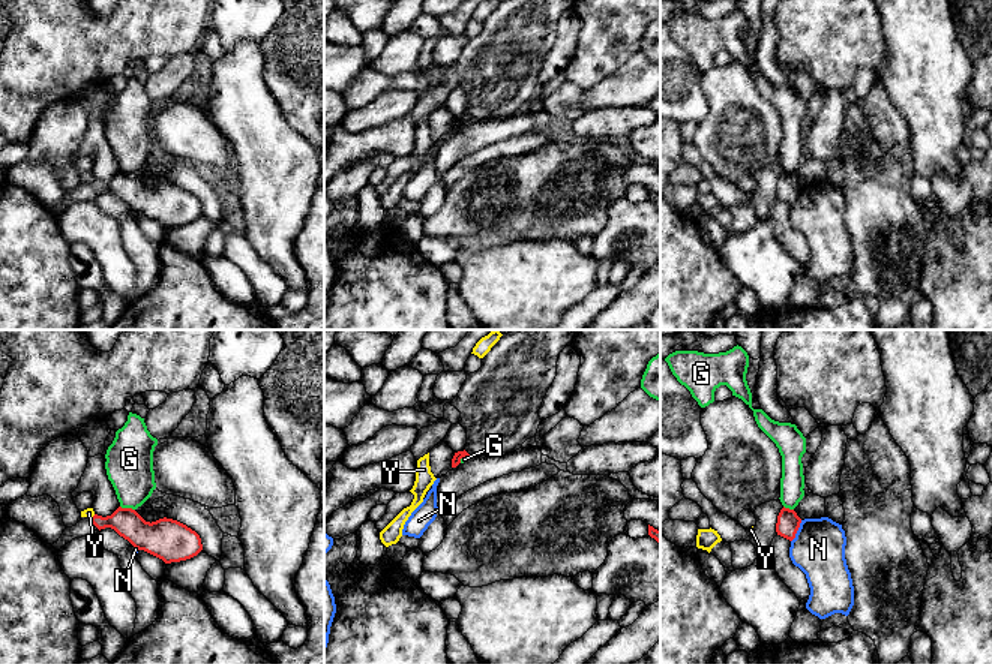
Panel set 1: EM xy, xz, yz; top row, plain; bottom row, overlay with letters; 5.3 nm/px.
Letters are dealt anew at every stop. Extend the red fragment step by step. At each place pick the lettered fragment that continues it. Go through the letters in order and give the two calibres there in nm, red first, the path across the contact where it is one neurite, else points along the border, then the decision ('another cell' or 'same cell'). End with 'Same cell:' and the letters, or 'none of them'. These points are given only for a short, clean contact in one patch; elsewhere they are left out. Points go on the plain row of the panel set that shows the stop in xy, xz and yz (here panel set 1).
G: 220 nm thick on the red side, 260 nm on the other; border along xy (120, 170), (134, 174); another cell
N: 120 nm thick on the red side, 280 nm on the other; another cell
Y: 160 nm thick on the red side, 50 nm on the other; border along xy (95, 179), (90, 183); another cell
Same cell: none of them

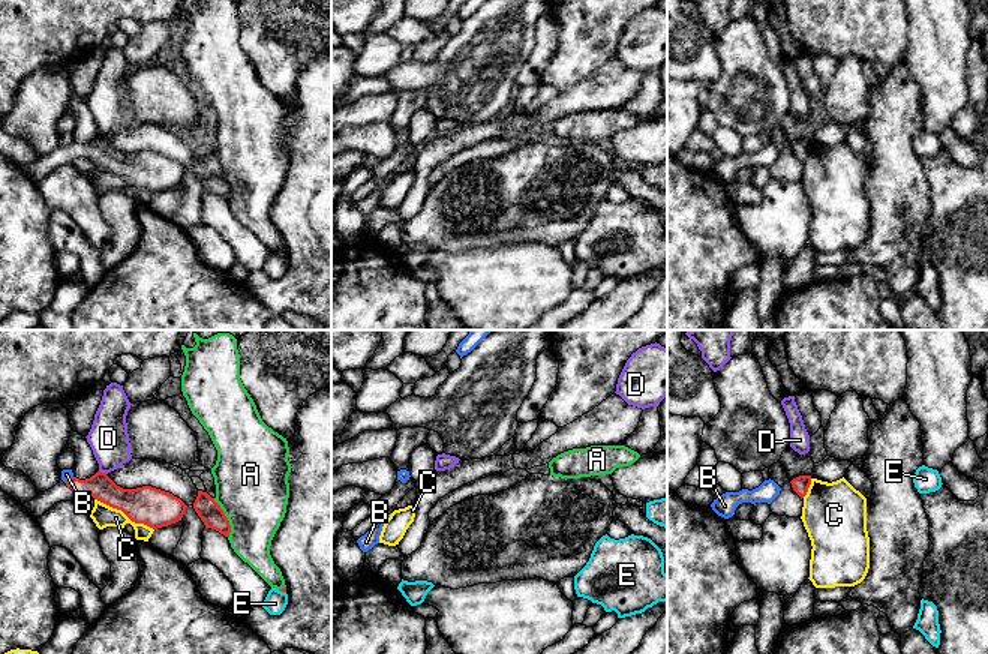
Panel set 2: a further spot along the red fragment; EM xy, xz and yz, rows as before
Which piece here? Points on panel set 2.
A: 120 nm thick on the red side, 400 nm on the other; another cell
B: 140 nm thick on the red side, 60 nm on the other; border along xy (74, 141), (65, 146); another cell
C: 200 nm thick on the red side, 120 nm on the other; another cell
D: 170 nm thick on the red side, 220 nm on the other; border along xy (99, 134), (105, 138); another cell
E: 30 nm thick on the red side, 120 nm on the other; another cell
Same cell: none of them

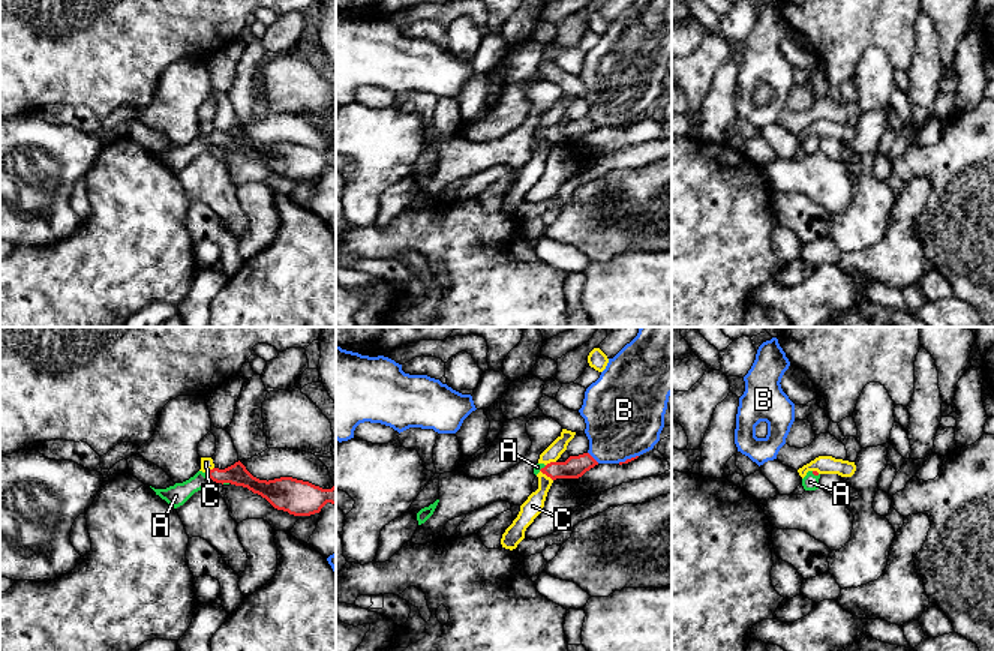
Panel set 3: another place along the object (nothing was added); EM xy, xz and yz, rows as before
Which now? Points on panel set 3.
A: 120 nm thick on the red side, 120 nm on the other; runs through xy (237, 138), (209, 140), (176, 159); same cell
B: 120 nm thick on the red side, 400 nm on the other; border along xz (588, 116), (598, 126); another cell
C: 120 nm thick on the red side, 100 nm on the other; border along xz (540, 134), (552, 144); another cell
Same cell: A

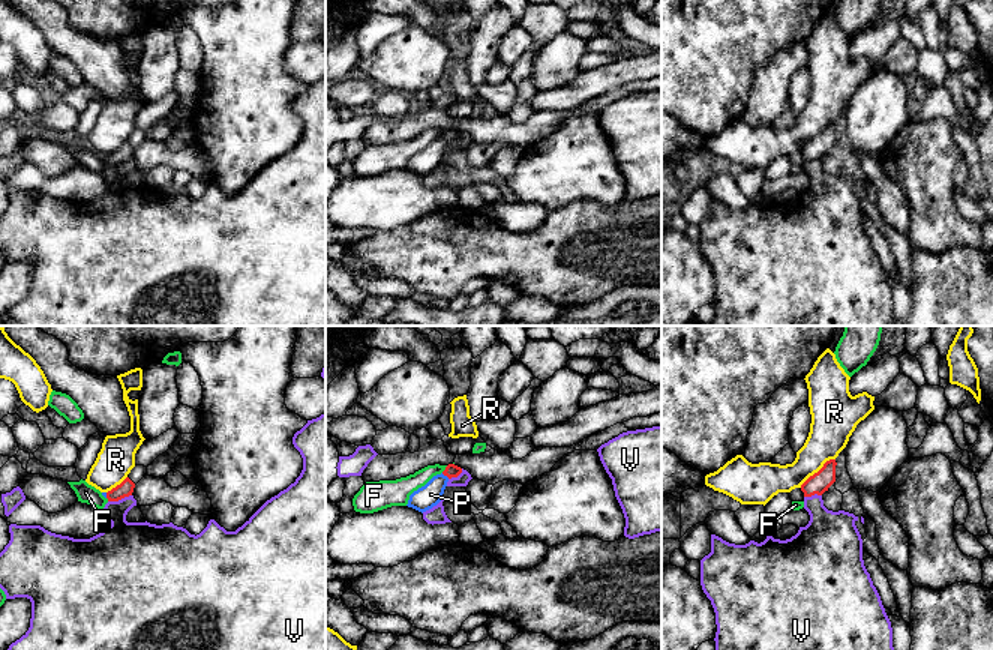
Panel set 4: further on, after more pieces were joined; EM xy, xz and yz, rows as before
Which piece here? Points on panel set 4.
F: 70 nm thick on the red side, 110 nm on the other; another cell
P: 70 nm thick on the red side, 120 nm on the other; runs through xz (452, 134), (446, 138), (431, 158); same cell
R: 110 nm thick on the red side, 220 nm on the other; another cell
V: 80 nm thick on the red side, 260 nm on the other; border along xy (131, 158), (108, 165); another cell
Same cell: P

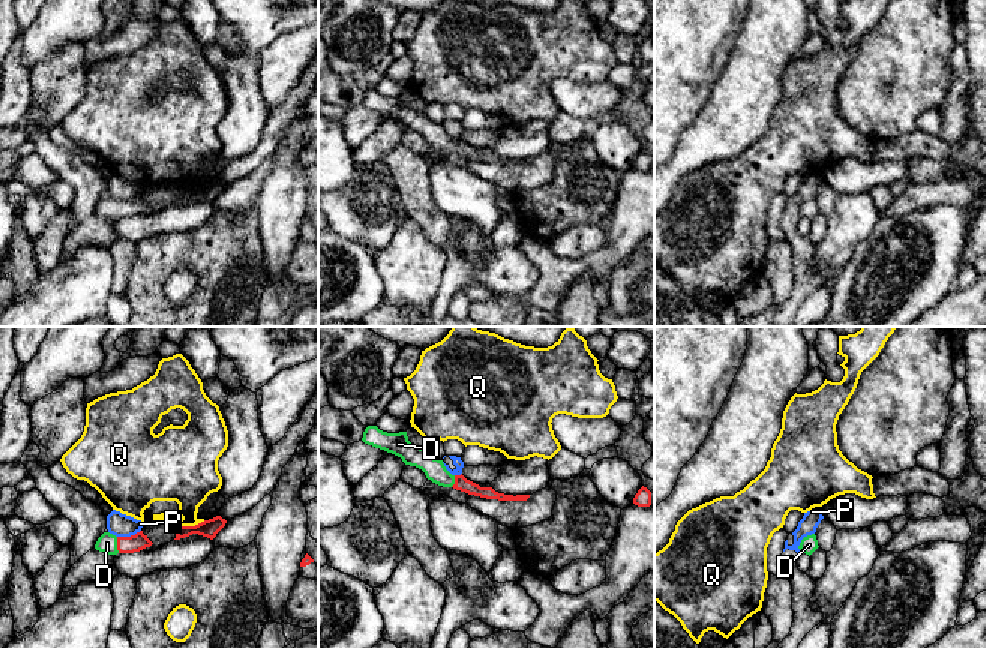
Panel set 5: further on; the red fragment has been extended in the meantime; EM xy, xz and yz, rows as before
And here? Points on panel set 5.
D: 100 nm thick on the red side, 110 nm on the other; runs through xy (125, 209), (117, 209), (107, 207); same cell
P: 100 nm thick on the red side, 130 nm on the other; another cell
Q: 100 nm thick on the red side, 260 nm on the other; another cell
Same cell: D

